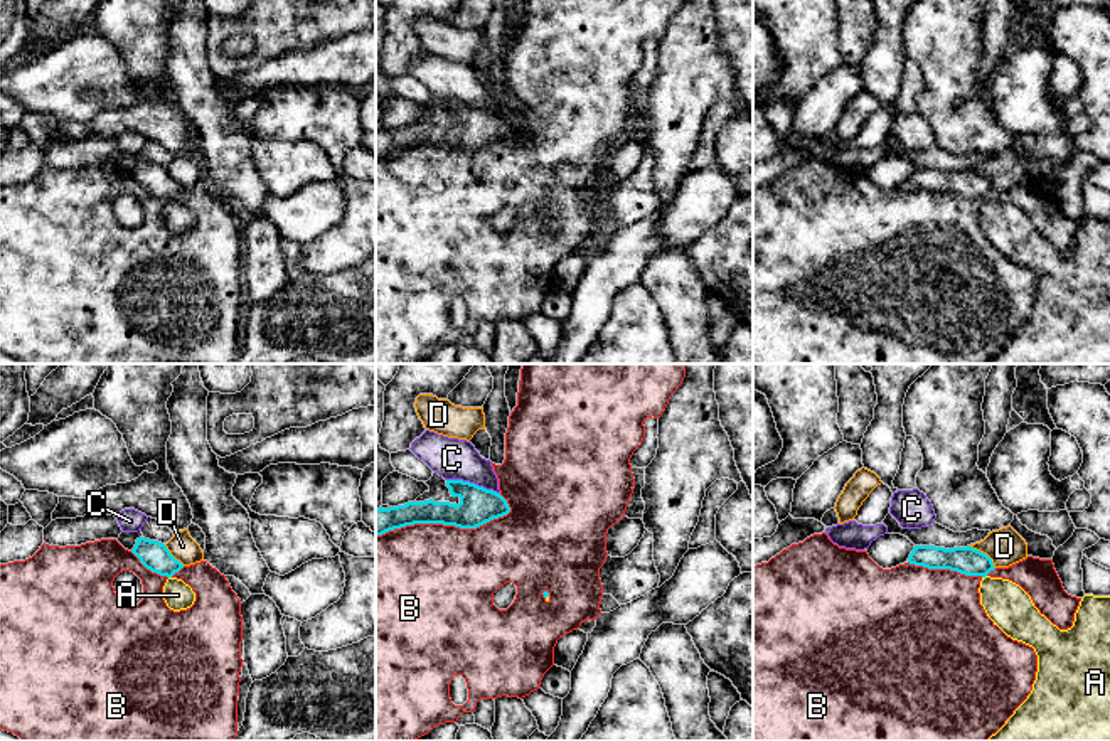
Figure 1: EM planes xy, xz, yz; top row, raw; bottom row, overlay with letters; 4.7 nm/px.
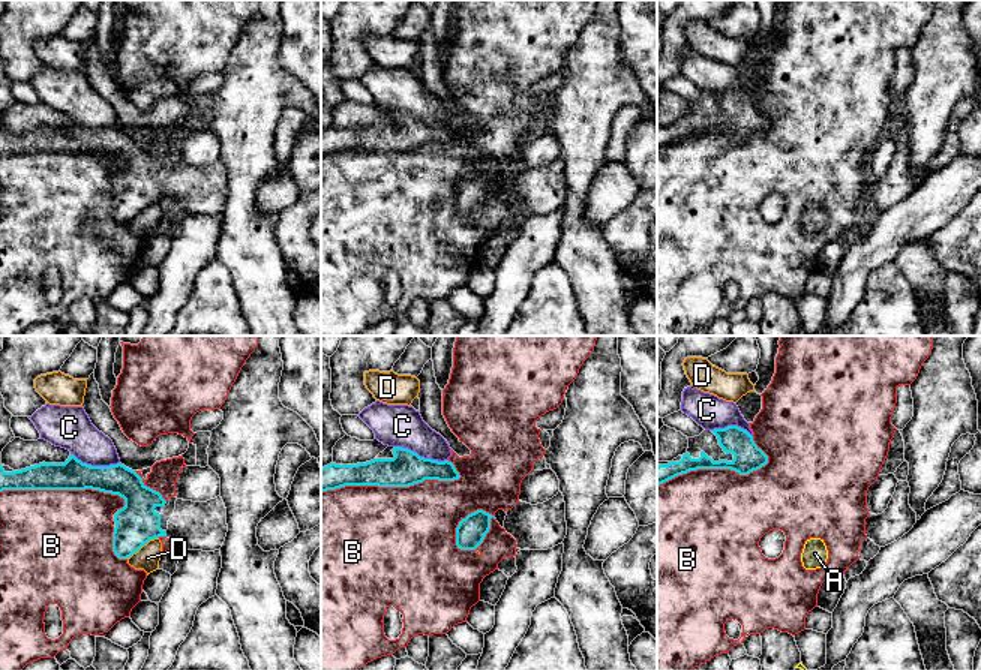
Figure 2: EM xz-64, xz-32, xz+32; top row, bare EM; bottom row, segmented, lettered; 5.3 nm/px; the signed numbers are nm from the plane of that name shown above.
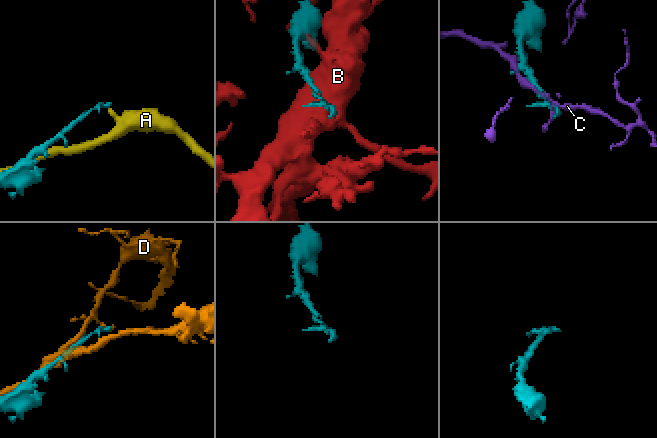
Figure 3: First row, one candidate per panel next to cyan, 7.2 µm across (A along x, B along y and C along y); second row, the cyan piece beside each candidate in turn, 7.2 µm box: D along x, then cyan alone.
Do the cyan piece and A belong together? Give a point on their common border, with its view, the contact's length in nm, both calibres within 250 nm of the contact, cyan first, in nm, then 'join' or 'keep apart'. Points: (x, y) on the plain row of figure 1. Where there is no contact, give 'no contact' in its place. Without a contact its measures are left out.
meets cyan in yz at (984, 199); contact 30 nm long; 140 nm thick on the cyan side, 220 nm on the other; keep apart

